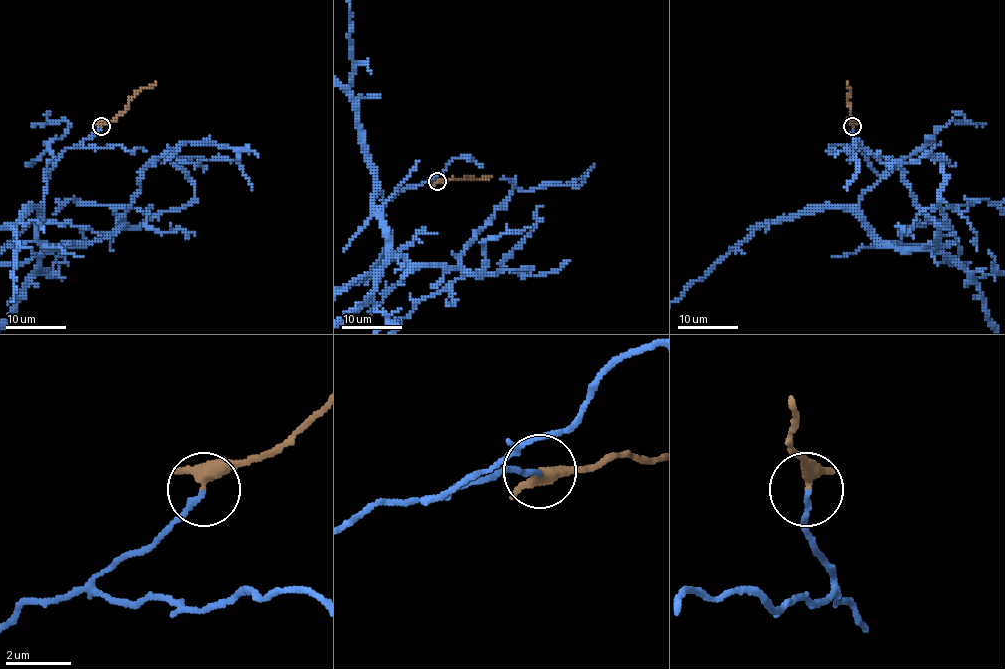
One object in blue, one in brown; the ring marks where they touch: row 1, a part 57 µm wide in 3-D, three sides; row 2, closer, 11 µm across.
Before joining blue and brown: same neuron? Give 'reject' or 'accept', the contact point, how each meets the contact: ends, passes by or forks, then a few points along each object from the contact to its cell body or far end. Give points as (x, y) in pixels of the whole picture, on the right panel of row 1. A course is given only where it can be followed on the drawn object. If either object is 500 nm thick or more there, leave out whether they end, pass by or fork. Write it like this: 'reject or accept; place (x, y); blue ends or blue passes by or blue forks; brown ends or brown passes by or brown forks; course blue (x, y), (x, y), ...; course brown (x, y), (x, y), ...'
accept; place (852, 126); blue ends; brown passes by; course blue (852, 126), (879, 176), (855, 207), (757, 227), (694, 280); course brown (852, 126), (848, 82)

